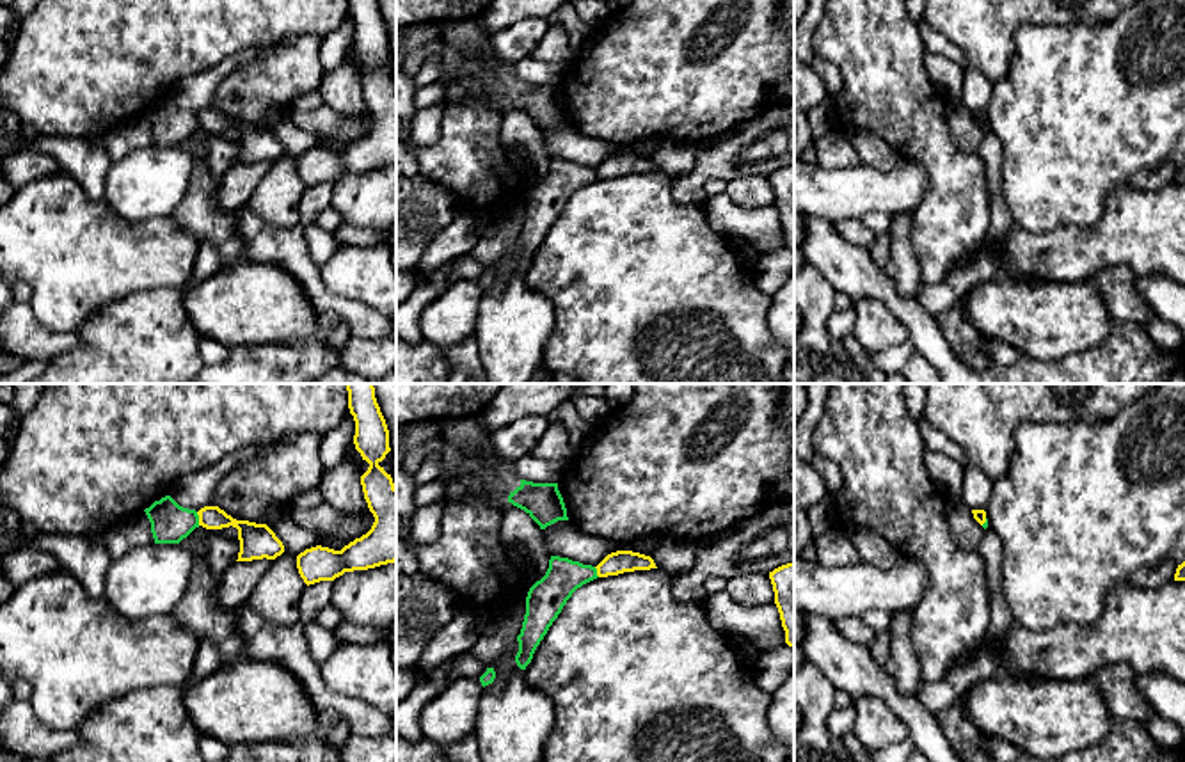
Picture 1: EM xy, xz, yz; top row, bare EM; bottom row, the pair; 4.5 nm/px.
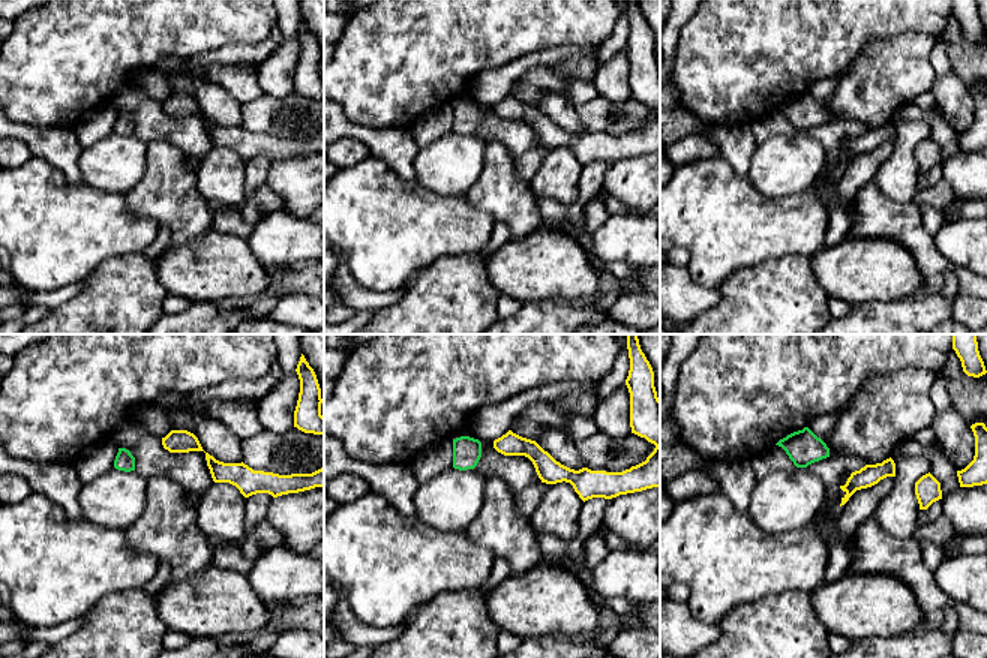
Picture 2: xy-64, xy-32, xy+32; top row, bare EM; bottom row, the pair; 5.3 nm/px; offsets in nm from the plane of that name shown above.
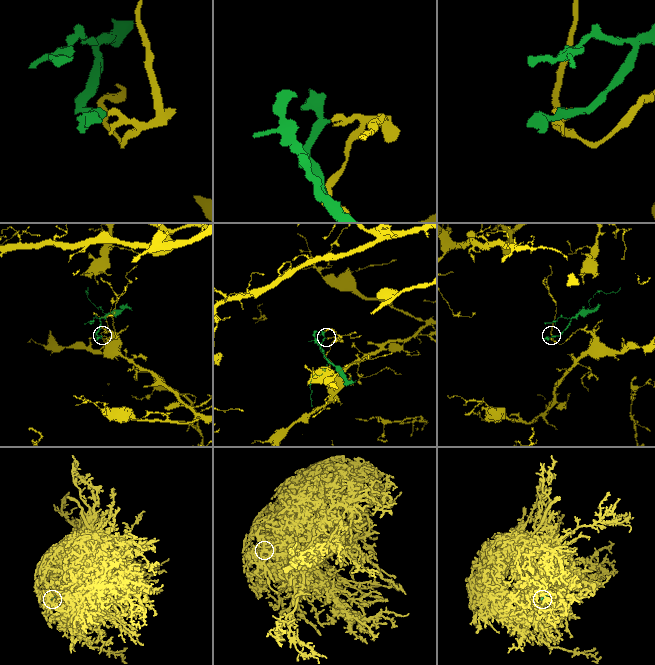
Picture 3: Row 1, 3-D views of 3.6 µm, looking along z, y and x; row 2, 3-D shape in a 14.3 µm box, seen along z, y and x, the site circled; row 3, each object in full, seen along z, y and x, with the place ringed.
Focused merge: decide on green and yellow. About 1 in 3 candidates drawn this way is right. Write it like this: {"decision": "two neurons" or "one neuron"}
{"decision": "two neurons"}

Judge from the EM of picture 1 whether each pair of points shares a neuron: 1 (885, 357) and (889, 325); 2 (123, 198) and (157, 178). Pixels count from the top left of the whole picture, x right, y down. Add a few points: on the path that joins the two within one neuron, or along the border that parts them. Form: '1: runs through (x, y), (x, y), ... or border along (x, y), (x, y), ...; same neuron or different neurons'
1: border along (906, 338), (871, 356); different neurons
2: runs through (132, 189), (148, 183); same neuron

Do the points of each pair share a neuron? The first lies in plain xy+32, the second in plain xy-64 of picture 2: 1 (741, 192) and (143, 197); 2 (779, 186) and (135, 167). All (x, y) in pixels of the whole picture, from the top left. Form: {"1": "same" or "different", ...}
{"1": "different", "2": "same"}

